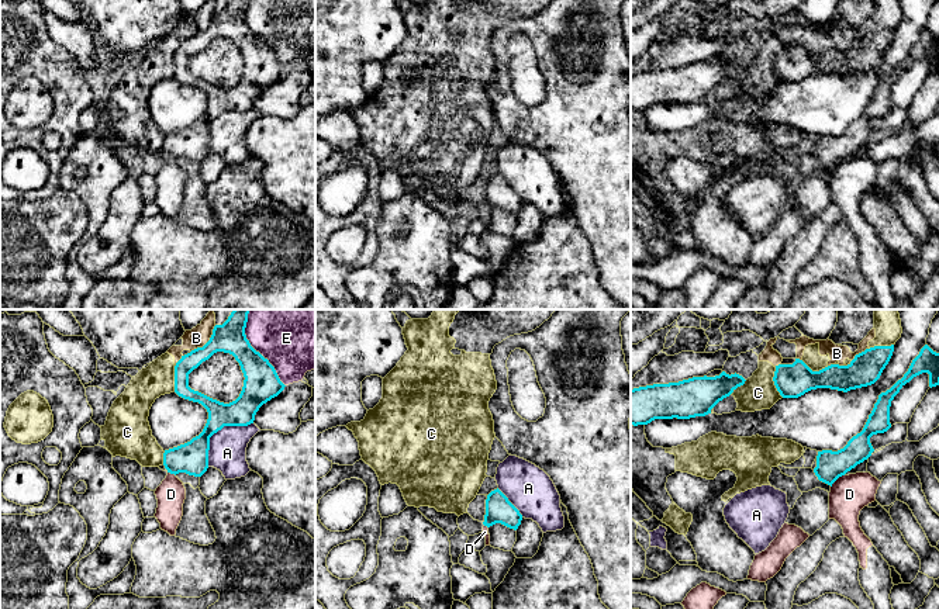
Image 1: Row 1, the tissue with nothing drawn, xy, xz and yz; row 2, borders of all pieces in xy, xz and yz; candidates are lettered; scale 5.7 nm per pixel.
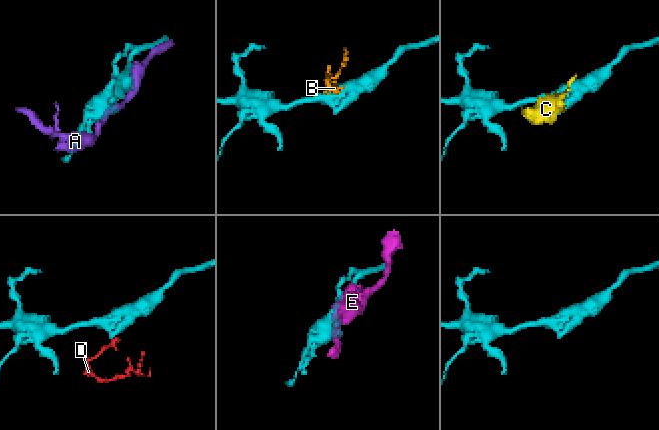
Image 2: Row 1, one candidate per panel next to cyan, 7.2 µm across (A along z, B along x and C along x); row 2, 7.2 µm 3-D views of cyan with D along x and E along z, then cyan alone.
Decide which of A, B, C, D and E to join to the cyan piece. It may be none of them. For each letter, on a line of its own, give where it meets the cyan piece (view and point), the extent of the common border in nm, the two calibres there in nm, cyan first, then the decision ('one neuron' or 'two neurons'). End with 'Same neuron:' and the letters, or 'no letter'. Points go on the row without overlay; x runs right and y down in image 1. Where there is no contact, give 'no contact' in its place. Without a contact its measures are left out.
A: meets cyan in xy at (217, 116); contact 360 nm long; 190 nm thick on the cyan side, 220 nm on the other; two neurons
B: meets cyan in xy at (207, 27); contact 220 nm long; 180 nm thick on the cyan side, 110 nm on the other; two neurons
C: meets cyan in yz at (774, 68); contact 180 nm long; 190 nm thick on the cyan side, 200 nm on the other; two neurons
D: meets cyan in yz at (836, 163); contact 110 nm long; 160 nm thick on the cyan side, 220 nm on the other; two neurons
E: meets cyan in xy at (258, 37); contact 460 nm long; 200 nm thick on the cyan side, 340 nm on the other; two neurons
Same neuron: no letter

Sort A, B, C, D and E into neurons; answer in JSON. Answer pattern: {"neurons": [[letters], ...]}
{"neurons": [["A"], ["B", "C"], ["D"], ["E"]]}

